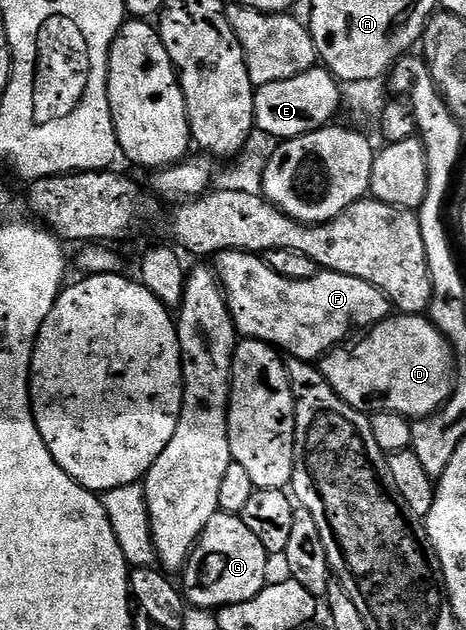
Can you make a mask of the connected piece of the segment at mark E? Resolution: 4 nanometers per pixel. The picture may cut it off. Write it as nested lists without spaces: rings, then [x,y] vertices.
[[[316,65],[305,73],[285,81],[273,81],[255,92],[255,126],[272,135],[275,141],[296,139],[310,131],[319,131],[332,122],[344,102],[341,84],[326,67]]]

